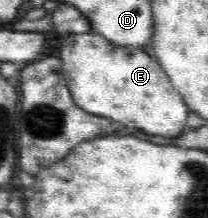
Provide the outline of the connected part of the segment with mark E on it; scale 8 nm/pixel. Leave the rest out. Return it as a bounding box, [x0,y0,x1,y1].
[59,33,190,138]

